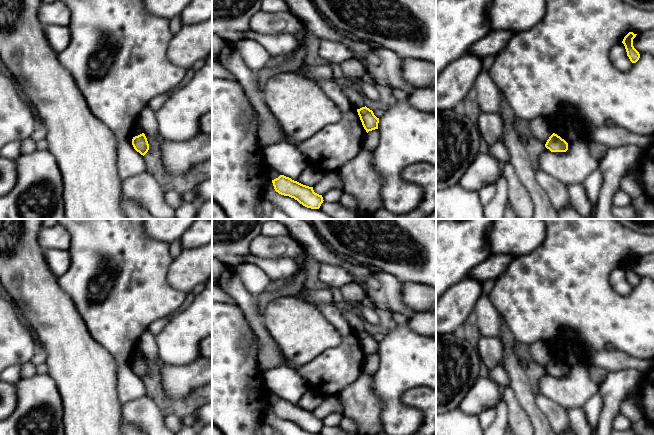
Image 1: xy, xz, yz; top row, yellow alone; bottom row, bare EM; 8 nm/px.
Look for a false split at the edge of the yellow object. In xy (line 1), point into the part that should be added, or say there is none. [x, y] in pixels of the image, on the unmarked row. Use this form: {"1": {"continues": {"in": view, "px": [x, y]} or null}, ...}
{"1": {"continues": null}}

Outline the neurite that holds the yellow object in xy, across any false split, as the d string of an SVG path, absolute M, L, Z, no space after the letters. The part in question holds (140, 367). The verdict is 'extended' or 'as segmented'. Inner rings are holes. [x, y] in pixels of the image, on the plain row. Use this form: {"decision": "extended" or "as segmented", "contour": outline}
{"decision": "as segmented", "contour": "M144 357L133 361L132 369L134 373L139 376L141 379L145 379L149 374L149 368Z"}

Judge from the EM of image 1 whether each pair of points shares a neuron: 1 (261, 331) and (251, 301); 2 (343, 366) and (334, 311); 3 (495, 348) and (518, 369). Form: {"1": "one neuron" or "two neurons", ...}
{"1": "one neuron", "2": "one neuron", "3": "two neurons"}

